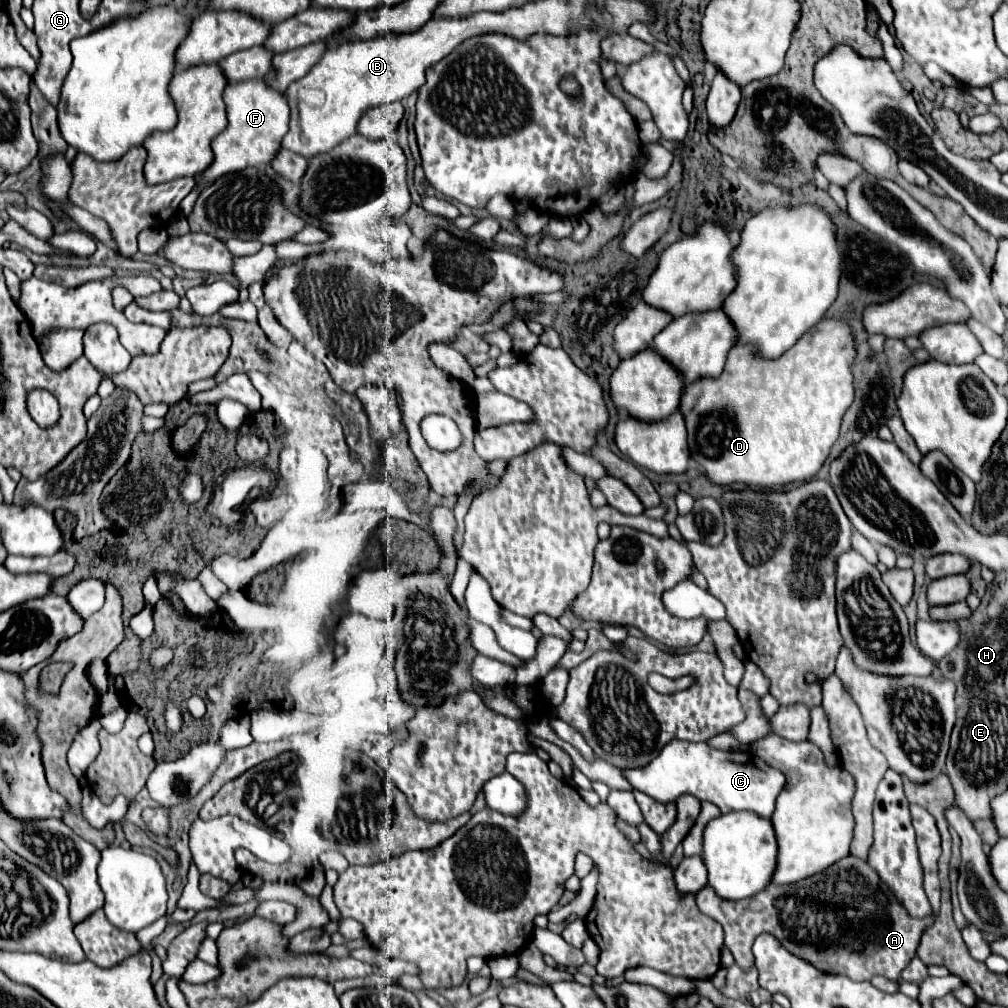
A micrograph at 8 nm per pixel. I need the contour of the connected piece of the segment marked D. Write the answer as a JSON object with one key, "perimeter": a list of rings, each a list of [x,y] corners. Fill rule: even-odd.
{"perimeter":[[[824,318],[820,320],[816,326],[812,326],[790,350],[786,350],[780,358],[776,360],[768,360],[756,354],[754,346],[746,346],[746,344],[738,344],[730,350],[724,372],[718,378],[702,378],[698,382],[692,382],[684,388],[682,392],[682,402],[680,402],[680,412],[686,420],[686,428],[688,428],[688,442],[690,442],[690,454],[694,458],[698,458],[698,464],[704,466],[706,476],[714,482],[714,484],[746,484],[746,486],[754,486],[754,488],[780,488],[784,484],[790,482],[804,482],[810,480],[812,476],[816,476],[816,472],[822,468],[824,460],[830,454],[832,444],[838,440],[840,434],[840,422],[842,416],[846,414],[846,410],[850,408],[850,402],[854,400],[854,376],[852,376],[852,364],[856,358],[856,344],[854,344],[854,332],[848,324],[840,322],[840,320],[832,320],[832,318]]]}

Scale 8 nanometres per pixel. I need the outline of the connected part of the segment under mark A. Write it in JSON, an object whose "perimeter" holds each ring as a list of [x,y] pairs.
{"perimeter":[[[910,804],[912,826],[916,830],[918,858],[924,870],[924,890],[934,910],[930,918],[910,918],[902,904],[896,902],[888,886],[880,884],[878,876],[868,864],[848,862],[848,858],[832,864],[824,872],[808,876],[806,880],[778,886],[770,884],[764,892],[746,900],[724,900],[710,886],[704,886],[696,894],[698,908],[714,918],[724,928],[724,944],[734,954],[736,964],[742,970],[752,968],[752,942],[758,934],[768,932],[790,950],[790,954],[814,964],[822,972],[846,974],[850,980],[870,980],[882,974],[890,980],[898,980],[908,962],[916,956],[920,936],[930,928],[940,910],[940,880],[938,880],[938,858],[940,858],[940,834],[934,816],[924,808]]]}

